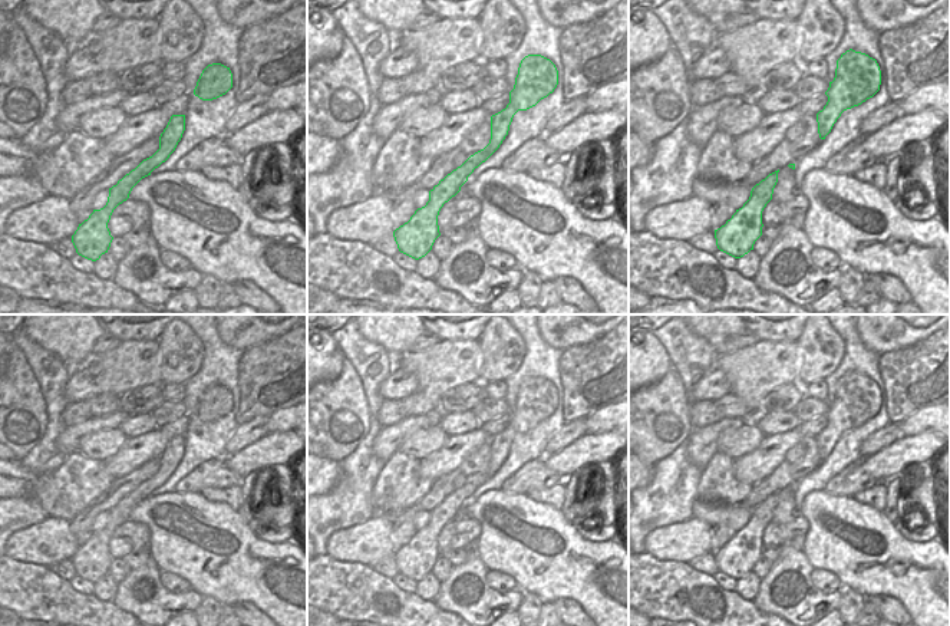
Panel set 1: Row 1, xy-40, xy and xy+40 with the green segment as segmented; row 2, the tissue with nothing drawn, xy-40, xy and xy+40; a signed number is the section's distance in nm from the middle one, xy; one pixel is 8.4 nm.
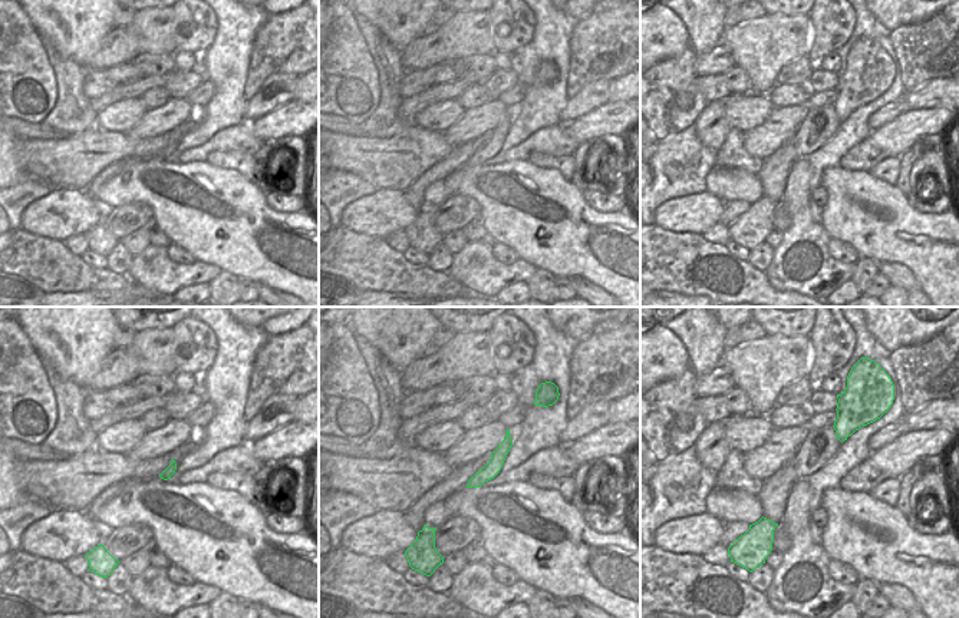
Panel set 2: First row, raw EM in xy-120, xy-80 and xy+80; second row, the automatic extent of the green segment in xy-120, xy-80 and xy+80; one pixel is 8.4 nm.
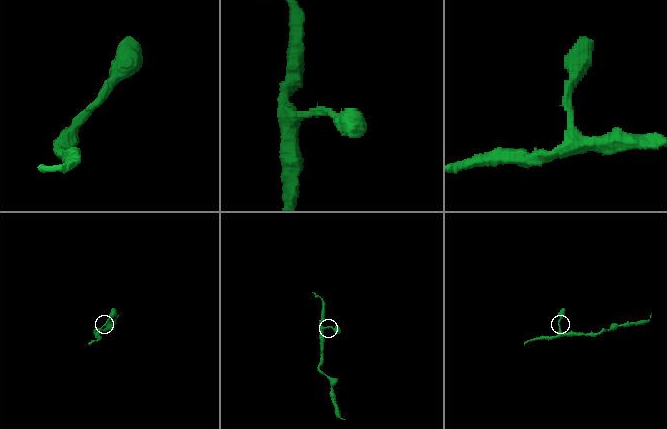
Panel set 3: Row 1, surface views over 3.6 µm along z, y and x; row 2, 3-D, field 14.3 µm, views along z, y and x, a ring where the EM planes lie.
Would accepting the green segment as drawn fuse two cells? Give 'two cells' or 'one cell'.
one cell

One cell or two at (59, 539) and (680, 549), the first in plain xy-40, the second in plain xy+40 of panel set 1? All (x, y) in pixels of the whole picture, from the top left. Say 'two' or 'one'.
one

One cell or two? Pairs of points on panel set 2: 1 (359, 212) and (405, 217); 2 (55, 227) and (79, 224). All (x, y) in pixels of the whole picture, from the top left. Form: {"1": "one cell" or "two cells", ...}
{"1": "one cell", "2": "one cell"}

